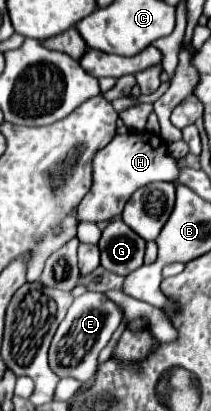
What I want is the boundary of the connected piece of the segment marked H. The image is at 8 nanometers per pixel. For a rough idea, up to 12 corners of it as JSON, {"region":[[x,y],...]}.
{"region":[[153,132],[117,134],[93,158],[79,222],[121,216],[131,194],[179,174]]}

